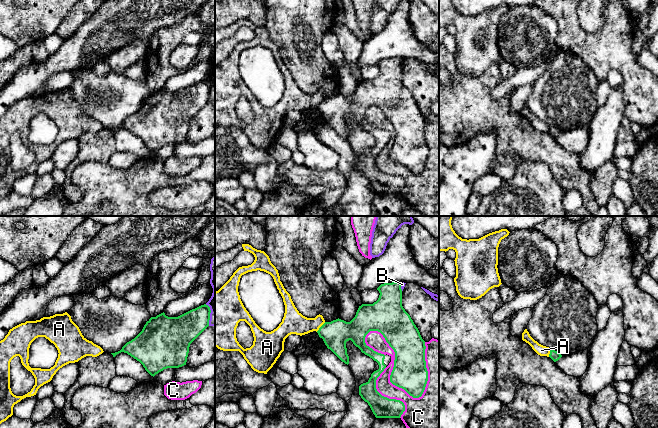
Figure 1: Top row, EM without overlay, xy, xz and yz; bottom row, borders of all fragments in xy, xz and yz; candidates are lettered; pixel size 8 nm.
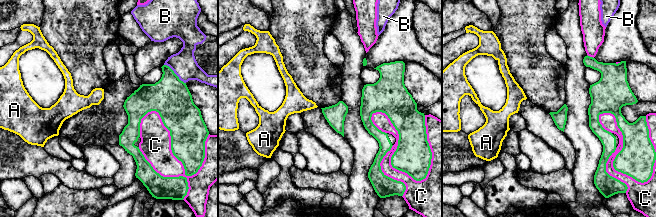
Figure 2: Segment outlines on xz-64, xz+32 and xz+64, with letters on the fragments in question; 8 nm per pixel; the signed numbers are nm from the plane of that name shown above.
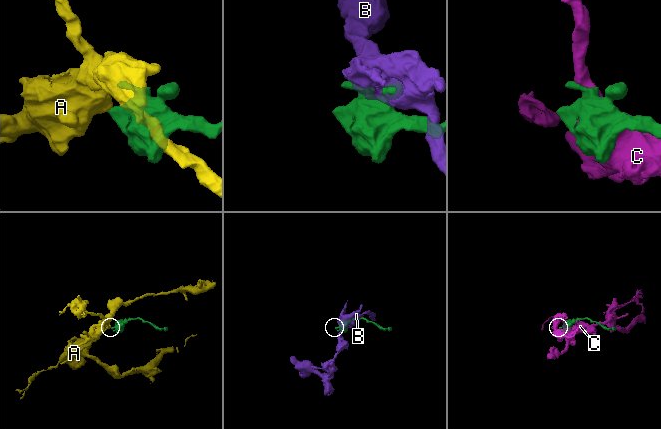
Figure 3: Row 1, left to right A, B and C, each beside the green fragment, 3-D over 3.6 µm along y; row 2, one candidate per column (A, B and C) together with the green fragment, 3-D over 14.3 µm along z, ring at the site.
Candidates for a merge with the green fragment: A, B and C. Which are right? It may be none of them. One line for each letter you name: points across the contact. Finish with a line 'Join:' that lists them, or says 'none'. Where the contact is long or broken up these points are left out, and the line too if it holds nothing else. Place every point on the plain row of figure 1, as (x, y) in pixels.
Join: none

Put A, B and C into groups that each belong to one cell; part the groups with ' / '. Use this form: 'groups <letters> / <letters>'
groups A / B / C

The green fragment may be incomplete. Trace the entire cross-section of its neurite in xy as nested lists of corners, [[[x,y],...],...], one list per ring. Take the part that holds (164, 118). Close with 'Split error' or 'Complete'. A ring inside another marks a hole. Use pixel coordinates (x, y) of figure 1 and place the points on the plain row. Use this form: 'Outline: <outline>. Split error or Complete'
Outline: [[[206,80],[192,85],[178,93],[168,93],[161,89],[156,93],[151,93],[144,101],[142,107],[131,117],[127,118],[120,127],[111,129],[113,133],[124,128],[139,137],[145,146],[155,152],[167,144],[179,144],[186,141],[190,120],[209,102],[210,83]]]. Complete

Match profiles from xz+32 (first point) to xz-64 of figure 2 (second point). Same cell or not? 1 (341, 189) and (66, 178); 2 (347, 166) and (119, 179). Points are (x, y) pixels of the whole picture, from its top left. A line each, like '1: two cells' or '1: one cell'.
1: one cell
2: one cell

